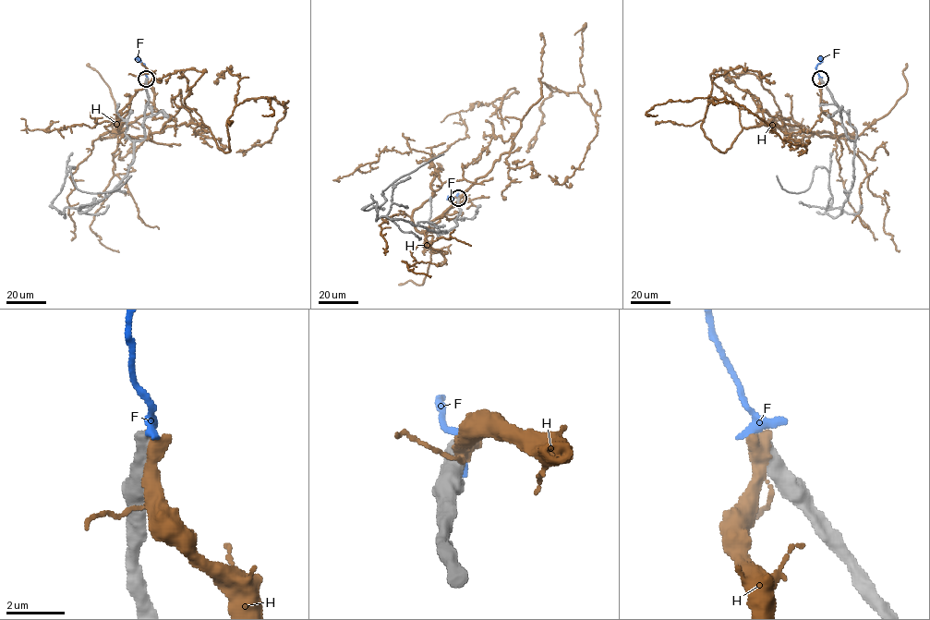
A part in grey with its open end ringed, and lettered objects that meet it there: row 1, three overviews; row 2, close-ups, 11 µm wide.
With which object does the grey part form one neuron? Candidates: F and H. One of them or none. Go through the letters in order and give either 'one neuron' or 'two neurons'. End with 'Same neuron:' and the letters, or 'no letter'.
F: two neurons
H: two neurons
Same neuron: no letter

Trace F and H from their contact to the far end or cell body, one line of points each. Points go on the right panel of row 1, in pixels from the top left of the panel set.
F: (819, 79), (815, 66), (822, 61), (818, 58)
H: (820, 79), (820, 109), (844, 134), (762, 124), (720, 151), (701, 123), (725, 98), (806, 150), (798, 152)

